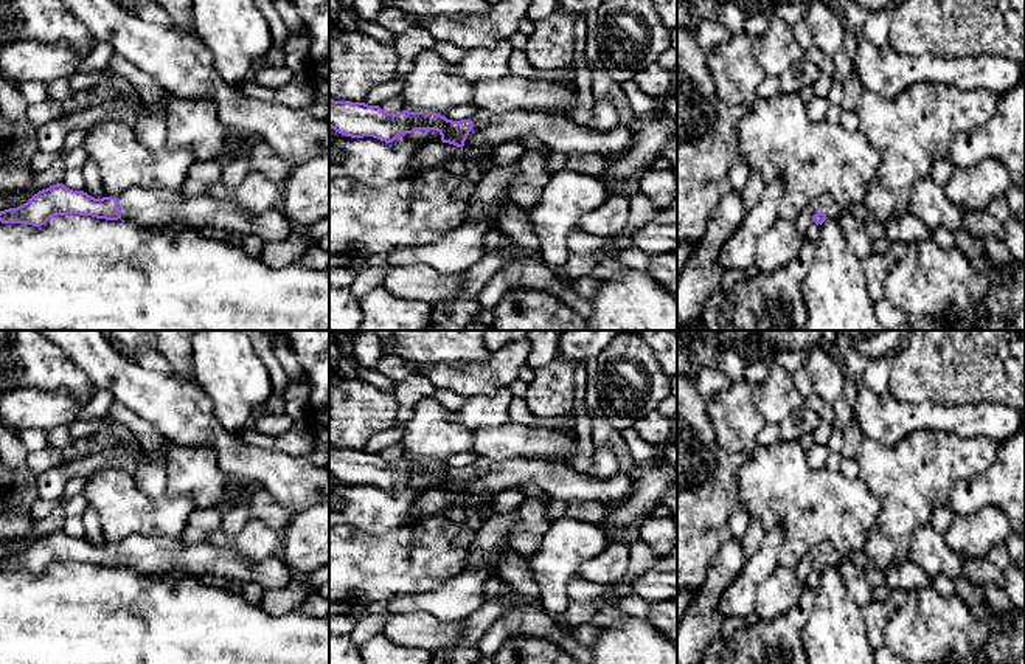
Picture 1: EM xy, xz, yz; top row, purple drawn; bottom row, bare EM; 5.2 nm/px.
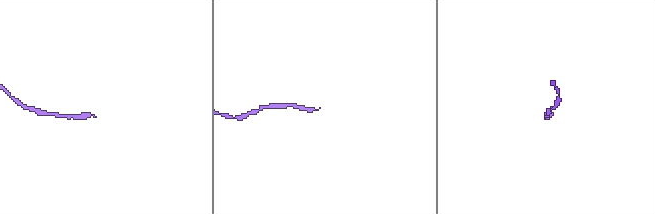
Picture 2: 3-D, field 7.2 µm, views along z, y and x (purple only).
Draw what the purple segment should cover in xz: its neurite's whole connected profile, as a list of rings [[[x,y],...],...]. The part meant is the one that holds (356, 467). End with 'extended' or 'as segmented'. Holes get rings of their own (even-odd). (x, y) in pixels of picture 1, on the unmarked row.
[[[331,445],[329,475],[345,484],[373,484],[385,490],[393,490],[402,481],[436,478],[443,490],[457,495],[488,493],[494,496],[512,487],[533,484],[551,500],[598,501],[604,512],[627,500],[634,484],[634,476],[624,473],[599,479],[544,459],[517,458],[495,462],[478,456],[471,467],[452,469],[435,459],[387,461],[379,453]]]; extended

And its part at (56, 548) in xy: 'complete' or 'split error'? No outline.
split error

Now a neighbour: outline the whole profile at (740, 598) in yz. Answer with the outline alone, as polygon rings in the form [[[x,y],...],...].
[[[775,524],[766,534],[759,549],[744,562],[739,574],[719,599],[718,608],[724,617],[739,616],[745,619],[755,613],[758,588],[778,566],[783,540],[783,524]]]

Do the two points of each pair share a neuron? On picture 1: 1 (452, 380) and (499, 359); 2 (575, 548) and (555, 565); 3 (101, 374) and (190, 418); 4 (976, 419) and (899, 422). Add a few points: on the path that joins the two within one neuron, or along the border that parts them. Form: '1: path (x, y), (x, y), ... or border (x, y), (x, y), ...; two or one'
1: path (463, 379), (479, 379), (488, 370); one
2: path (570, 549), (559, 560); one
3: path (123, 377), (135, 388), (168, 402); one
4: path (957, 419), (918, 419); one

